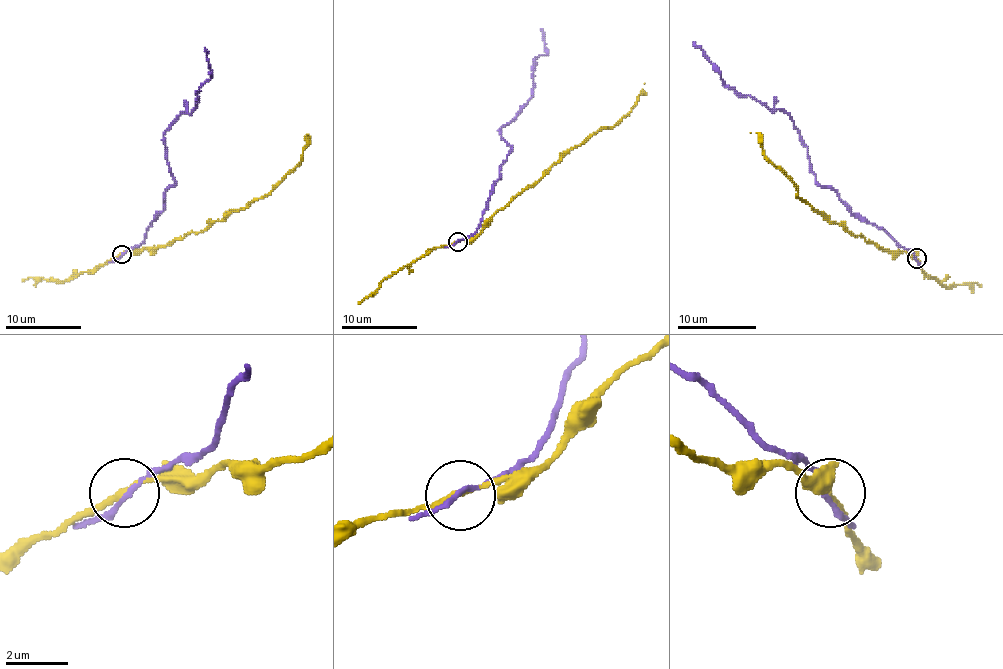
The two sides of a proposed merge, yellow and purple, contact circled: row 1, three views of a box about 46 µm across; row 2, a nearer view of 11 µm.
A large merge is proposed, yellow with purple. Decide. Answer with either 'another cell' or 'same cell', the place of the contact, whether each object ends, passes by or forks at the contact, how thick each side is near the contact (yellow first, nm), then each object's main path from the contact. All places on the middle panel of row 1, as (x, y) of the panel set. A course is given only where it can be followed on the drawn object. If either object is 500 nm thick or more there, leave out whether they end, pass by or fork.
another cell | (457, 242) | yellow passes by | purple passes by | 150/150 nm | yellow via (458, 241), (473, 239), (497, 211), (569, 151), (601, 130), (610, 128), (631, 110), (642, 93), (644, 83) | purple via (458, 241), (477, 230), (499, 179), (510, 149), (499, 130), (531, 96), (533, 63), (546, 53), (541, 29)

